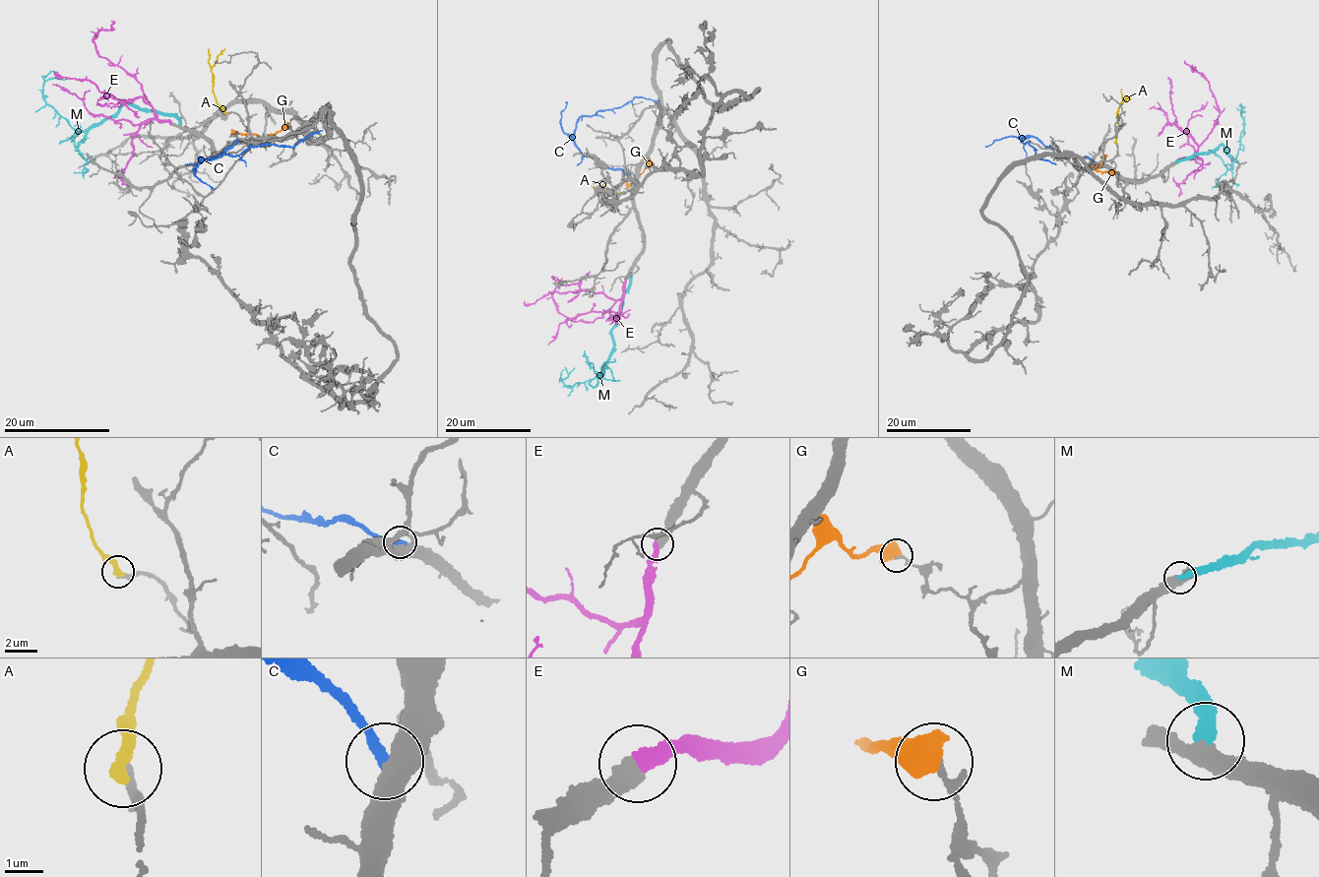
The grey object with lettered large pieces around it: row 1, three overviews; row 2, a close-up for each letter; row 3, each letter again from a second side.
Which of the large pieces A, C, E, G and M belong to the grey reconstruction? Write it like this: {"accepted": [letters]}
{"accepted": ["E", "M"]}

